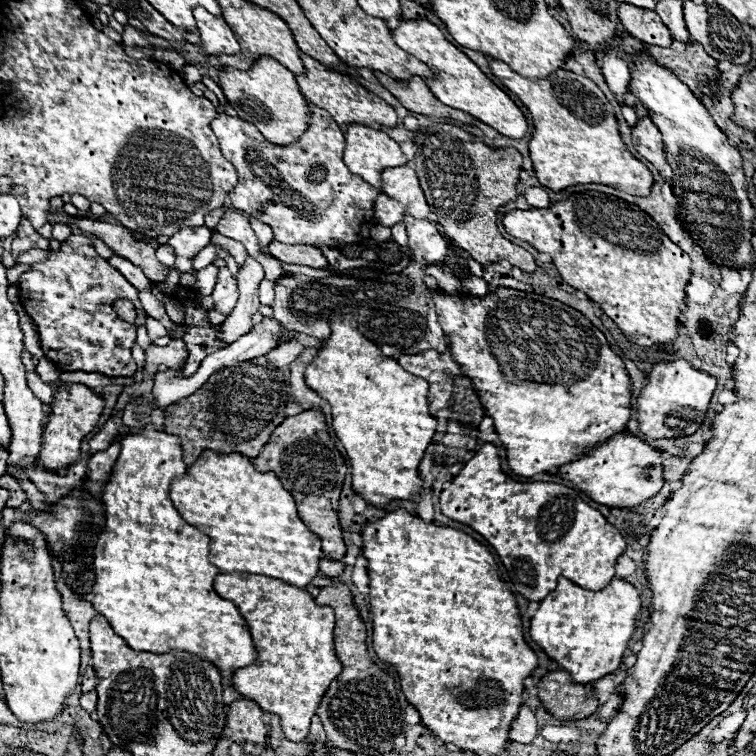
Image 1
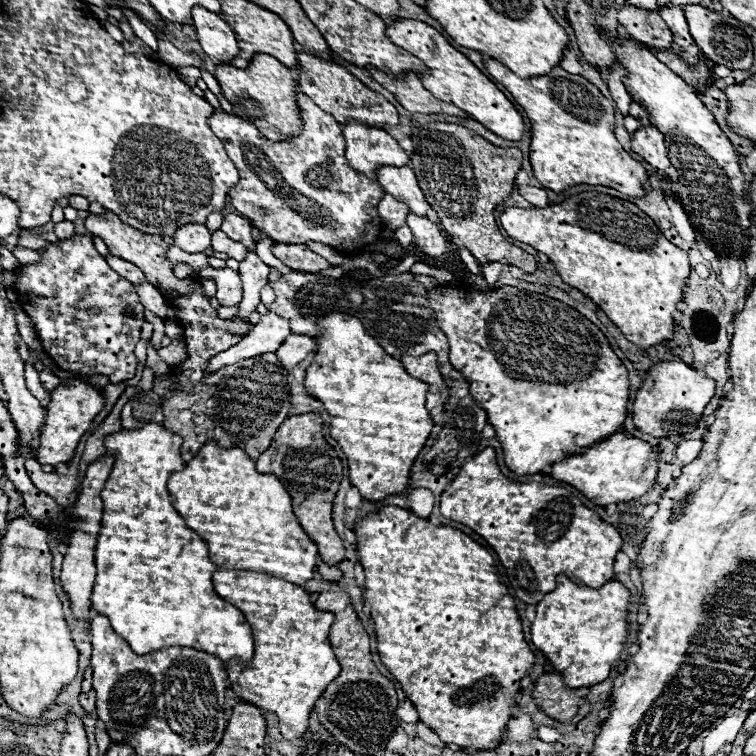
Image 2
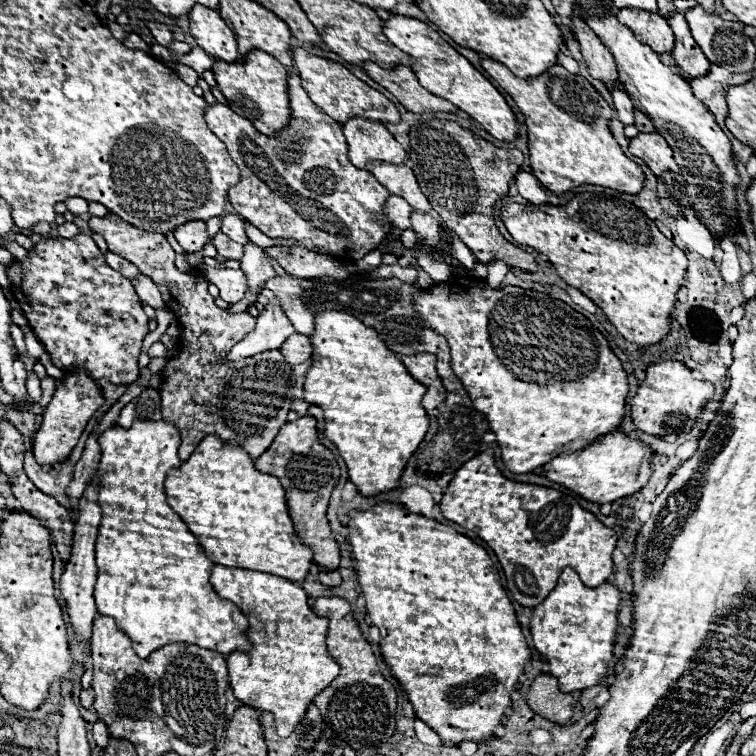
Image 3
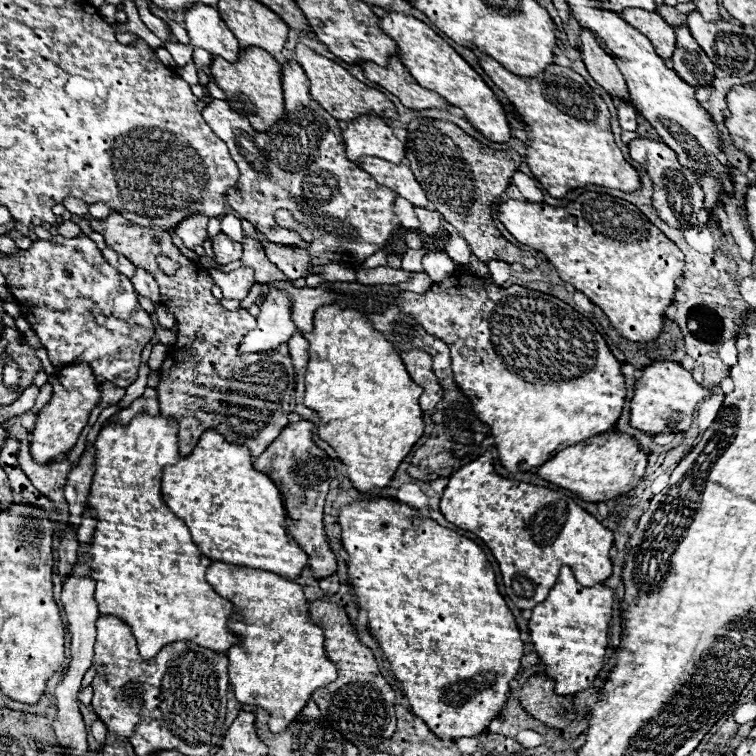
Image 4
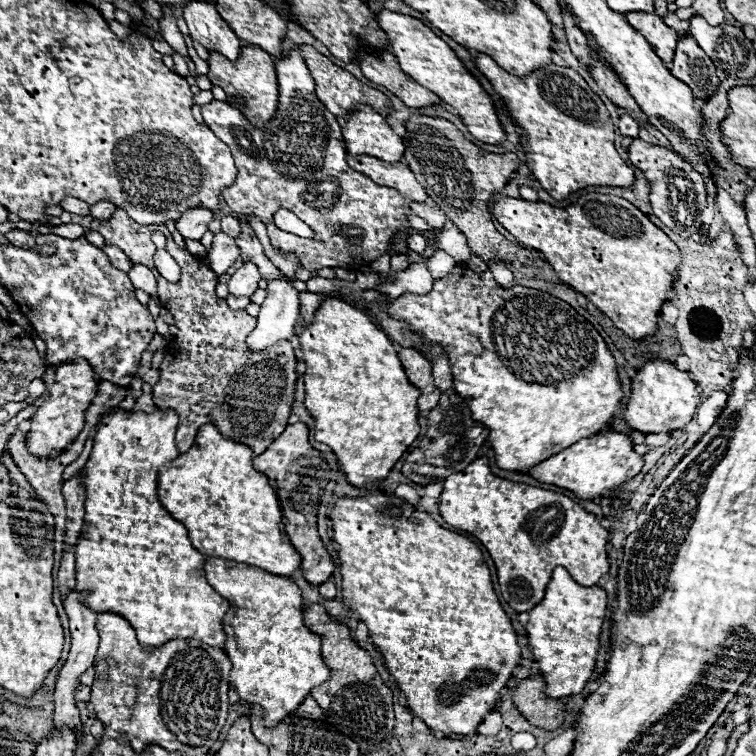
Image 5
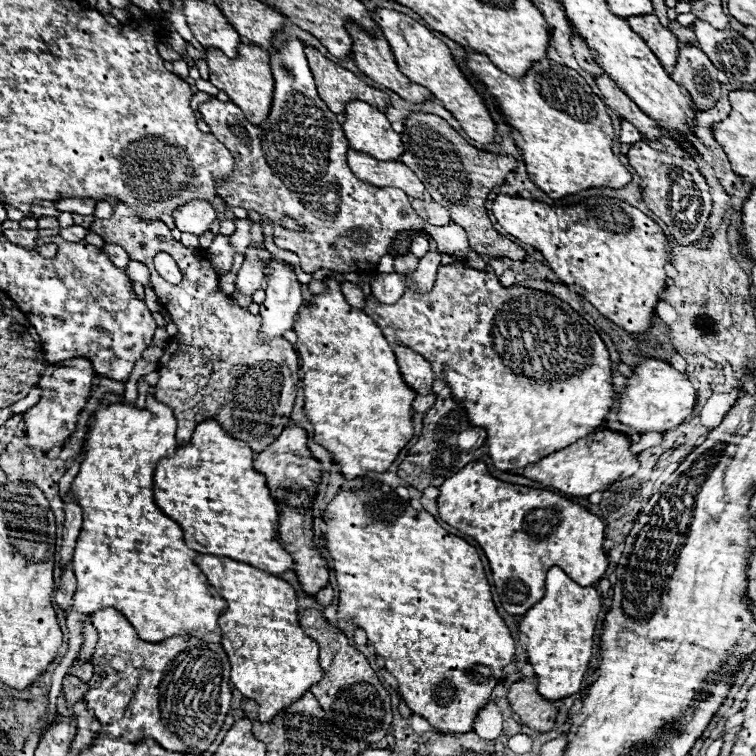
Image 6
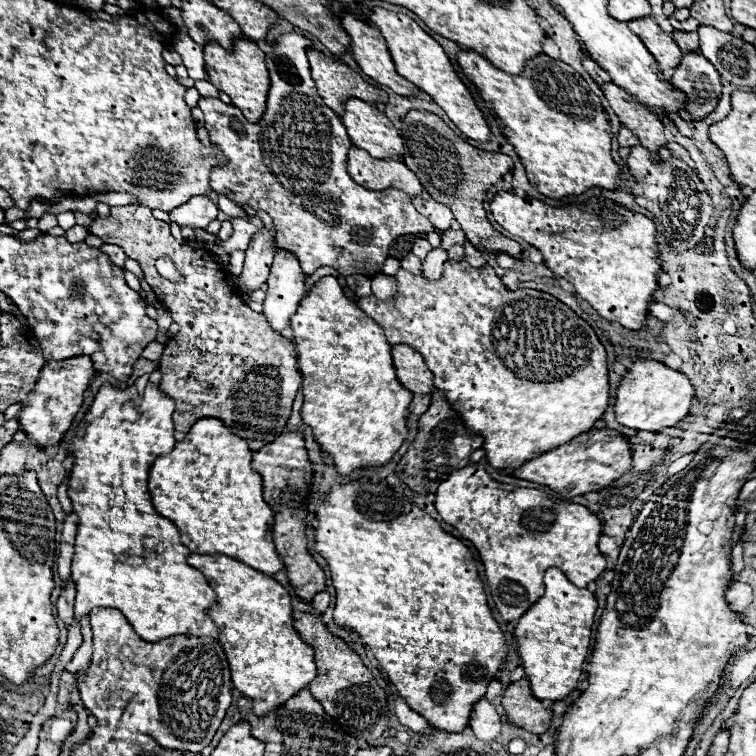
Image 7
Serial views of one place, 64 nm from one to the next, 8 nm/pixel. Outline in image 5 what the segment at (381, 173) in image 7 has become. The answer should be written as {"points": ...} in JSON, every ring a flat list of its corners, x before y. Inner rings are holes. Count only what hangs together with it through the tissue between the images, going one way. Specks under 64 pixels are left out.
{"points":[[348,156,348,164,356,170,368,176,372,182,388,188,396,188,406,196,408,200,426,200,424,188,418,184,410,168,402,162,388,164,384,160,372,158,372,156]]}

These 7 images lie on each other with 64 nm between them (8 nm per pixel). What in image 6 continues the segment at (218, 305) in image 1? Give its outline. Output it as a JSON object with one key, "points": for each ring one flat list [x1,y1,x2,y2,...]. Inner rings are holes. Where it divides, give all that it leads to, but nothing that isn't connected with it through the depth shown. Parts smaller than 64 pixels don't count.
{"points":[[250,246,246,250,246,260,236,278,236,290,240,294,252,294,260,288,260,284,266,278,264,264,268,264,270,258,272,258,272,254,264,246,258,246,258,248]]}

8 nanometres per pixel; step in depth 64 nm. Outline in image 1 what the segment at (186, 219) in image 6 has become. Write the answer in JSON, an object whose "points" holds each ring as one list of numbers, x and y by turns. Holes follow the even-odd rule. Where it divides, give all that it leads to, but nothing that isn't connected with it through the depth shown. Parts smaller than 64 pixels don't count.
{"points":[[206,226,202,228,182,228,180,232,176,232,174,236,170,236,170,246,176,250,176,270,180,272,194,272,192,268,192,258,194,254,198,254,202,248,206,248,210,244,210,236,212,230,208,230]]}

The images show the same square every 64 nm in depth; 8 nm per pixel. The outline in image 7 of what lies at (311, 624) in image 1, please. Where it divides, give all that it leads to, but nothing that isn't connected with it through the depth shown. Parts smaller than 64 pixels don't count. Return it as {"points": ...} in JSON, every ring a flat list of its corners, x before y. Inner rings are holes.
{"points":[[190,554,186,562,200,570,216,592,216,602,208,608,208,616,220,630,218,642,228,656,232,684,252,700,256,716,284,704,318,676,312,648,304,644,292,628,290,594,284,586,262,572,254,572,254,568,246,568,246,564,238,560,230,560,228,556]]}

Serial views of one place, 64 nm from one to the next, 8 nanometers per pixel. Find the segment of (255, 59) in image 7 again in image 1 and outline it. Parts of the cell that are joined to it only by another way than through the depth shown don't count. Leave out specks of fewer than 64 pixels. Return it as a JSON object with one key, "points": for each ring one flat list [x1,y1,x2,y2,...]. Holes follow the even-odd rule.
{"points":[[260,56,248,72,222,66,218,74,218,84,238,116,254,124,266,136,266,140,286,146,296,142,304,134,308,120,306,100,298,90,296,76,288,68,278,64,278,60,270,56]]}

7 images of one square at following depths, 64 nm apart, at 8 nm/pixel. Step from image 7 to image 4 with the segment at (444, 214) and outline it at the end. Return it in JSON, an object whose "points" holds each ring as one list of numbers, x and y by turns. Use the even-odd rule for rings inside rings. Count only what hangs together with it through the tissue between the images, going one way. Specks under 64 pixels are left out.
{"points":[[414,206,414,212,416,212,418,220,422,222,422,226,420,226,422,234,434,236,440,230,440,222,442,222,442,214,440,212,428,210,428,208,420,208,420,206]]}

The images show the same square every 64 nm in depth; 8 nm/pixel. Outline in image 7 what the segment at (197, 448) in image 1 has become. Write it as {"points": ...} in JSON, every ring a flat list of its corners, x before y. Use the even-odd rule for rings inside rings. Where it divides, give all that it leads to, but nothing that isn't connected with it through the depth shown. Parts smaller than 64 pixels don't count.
{"points":[[114,206,108,218,96,218,90,226,90,234,102,238,104,242,116,244,124,250,124,254,136,260,148,284,152,286,156,298,170,310,174,322,180,326,180,332,170,338,160,358,162,382,160,388,176,402,176,412,172,414,176,440,182,440,192,424,200,418,218,418,228,426,236,436,248,440,250,448,262,448,270,444,276,436,284,432,284,426,290,418,294,396,300,388,302,376,298,372,296,348,294,344,274,332,264,314,254,312,242,298,240,290,228,282,228,272,214,260,212,252,200,244,186,244,174,240,170,234,170,224,156,220,152,210,146,206],[168,258,174,262,176,270,182,274,180,282,170,282,156,272,156,260]]}

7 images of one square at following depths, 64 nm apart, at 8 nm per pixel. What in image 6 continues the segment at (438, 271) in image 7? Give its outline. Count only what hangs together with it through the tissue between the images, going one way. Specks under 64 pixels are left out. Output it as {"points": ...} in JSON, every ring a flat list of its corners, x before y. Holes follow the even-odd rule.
{"points":[[430,250,424,258,420,258,420,264,416,268,416,272,412,272,412,280,414,280,414,288,420,292,428,292,434,282,436,282,436,274,438,274,438,266,442,262,442,252,440,250]]}

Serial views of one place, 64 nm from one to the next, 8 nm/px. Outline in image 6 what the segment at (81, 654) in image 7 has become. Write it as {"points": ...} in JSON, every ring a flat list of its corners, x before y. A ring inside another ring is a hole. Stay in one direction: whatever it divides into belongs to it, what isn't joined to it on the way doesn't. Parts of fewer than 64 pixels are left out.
{"points":[[74,662,74,664,70,666,70,674,78,676,82,682,88,682,88,680,92,678,92,664,90,664,90,662,86,662,86,664]]}

